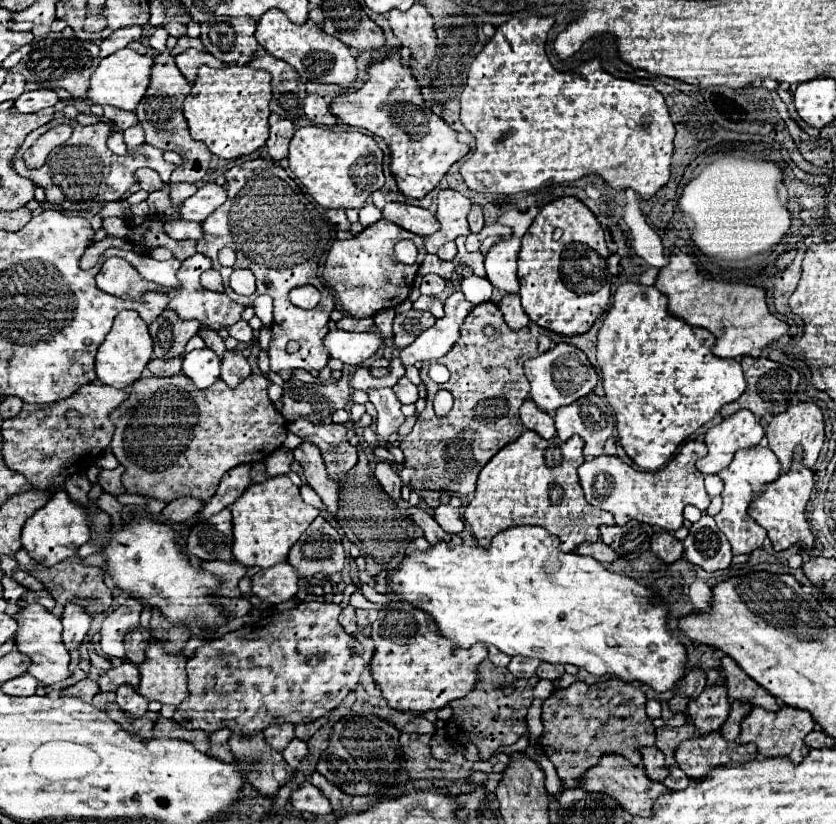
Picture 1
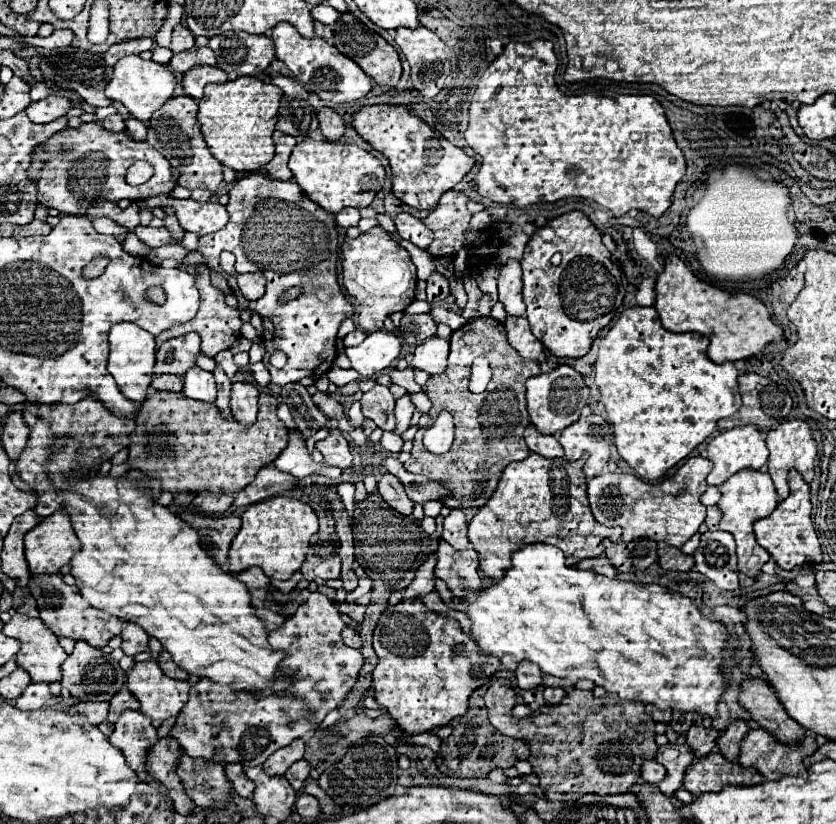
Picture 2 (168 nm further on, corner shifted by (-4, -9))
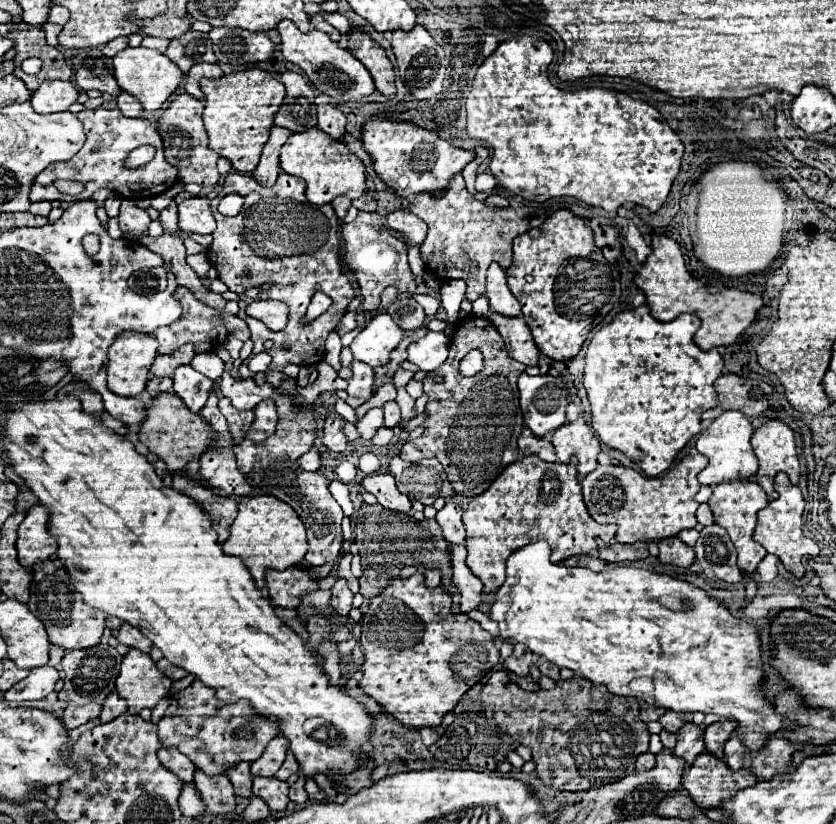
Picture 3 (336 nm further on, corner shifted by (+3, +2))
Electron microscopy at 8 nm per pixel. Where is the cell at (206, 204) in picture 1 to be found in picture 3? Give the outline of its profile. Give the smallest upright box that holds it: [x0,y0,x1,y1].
[178,197,216,235]

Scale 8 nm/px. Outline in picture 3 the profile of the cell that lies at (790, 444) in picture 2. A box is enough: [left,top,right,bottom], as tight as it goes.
[752,419,800,499]

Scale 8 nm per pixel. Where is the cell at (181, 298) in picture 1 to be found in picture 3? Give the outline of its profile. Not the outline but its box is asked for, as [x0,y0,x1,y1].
[152,287,228,355]

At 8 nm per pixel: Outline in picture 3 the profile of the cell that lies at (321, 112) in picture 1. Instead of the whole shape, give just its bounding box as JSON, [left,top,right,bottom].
[318,105,346,141]

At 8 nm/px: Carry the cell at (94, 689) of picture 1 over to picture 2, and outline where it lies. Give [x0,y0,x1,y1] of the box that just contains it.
[69,702,107,724]

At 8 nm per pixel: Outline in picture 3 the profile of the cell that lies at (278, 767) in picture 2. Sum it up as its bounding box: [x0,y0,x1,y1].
[250,735,288,777]

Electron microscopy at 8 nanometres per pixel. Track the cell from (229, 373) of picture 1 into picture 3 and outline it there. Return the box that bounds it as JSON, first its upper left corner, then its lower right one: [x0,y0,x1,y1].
[218,399,254,443]

